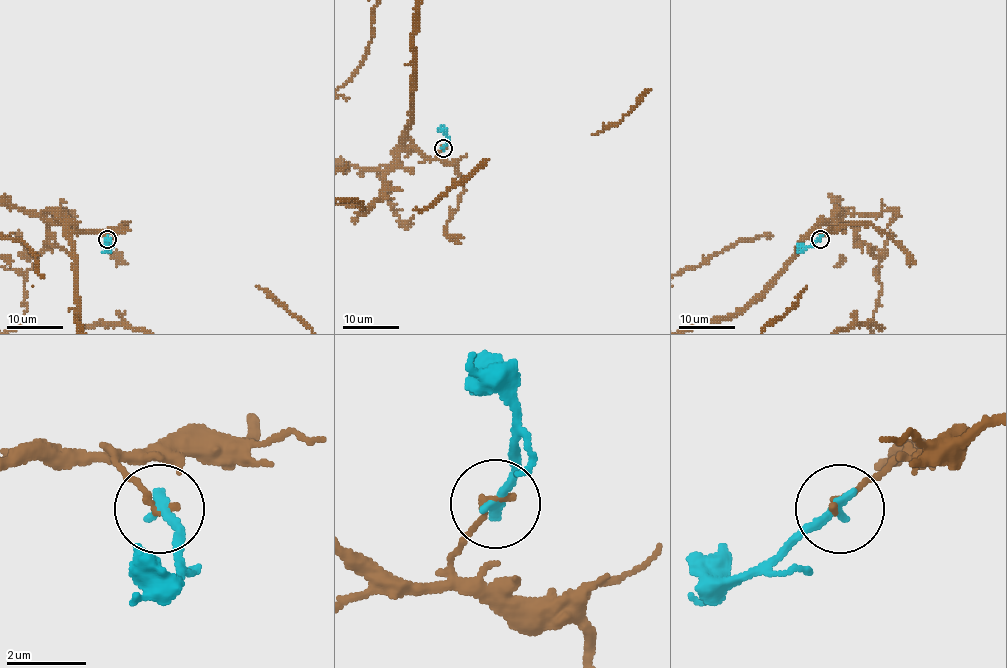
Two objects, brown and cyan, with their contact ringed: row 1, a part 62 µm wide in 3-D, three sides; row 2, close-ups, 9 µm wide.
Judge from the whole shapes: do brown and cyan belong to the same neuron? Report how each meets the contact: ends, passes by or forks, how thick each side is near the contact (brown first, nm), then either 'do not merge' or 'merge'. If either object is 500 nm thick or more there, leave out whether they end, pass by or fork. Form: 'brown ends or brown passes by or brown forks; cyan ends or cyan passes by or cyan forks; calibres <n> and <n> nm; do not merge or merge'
brown ends; cyan ends; calibres 150 and 280 nm; do not merge

